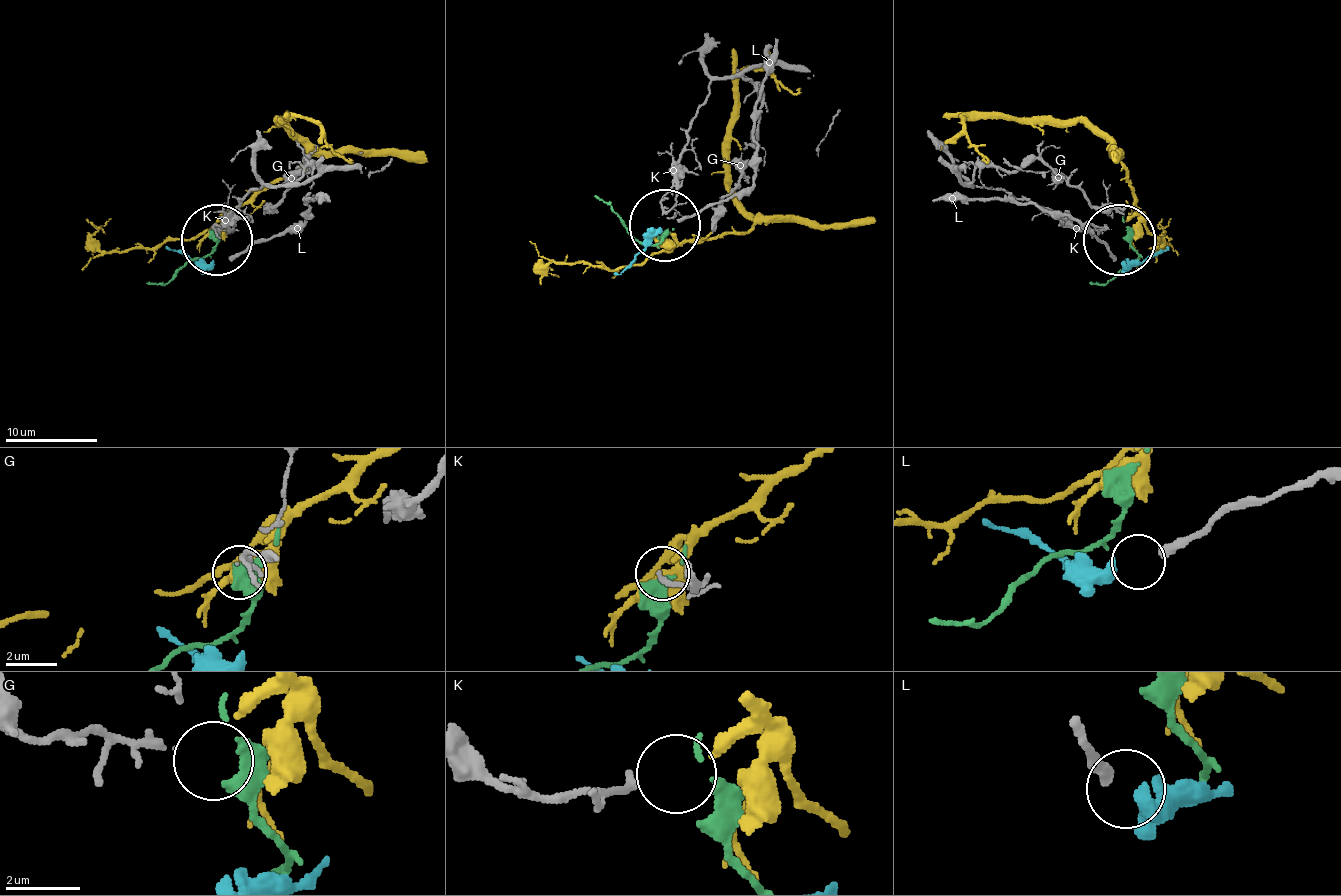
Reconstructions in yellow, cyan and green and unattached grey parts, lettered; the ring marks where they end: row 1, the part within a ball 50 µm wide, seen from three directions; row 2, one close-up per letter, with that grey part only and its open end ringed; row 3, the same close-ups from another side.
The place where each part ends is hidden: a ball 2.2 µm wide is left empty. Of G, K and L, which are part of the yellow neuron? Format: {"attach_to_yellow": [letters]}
{"attach_to_yellow": ["K"]}

